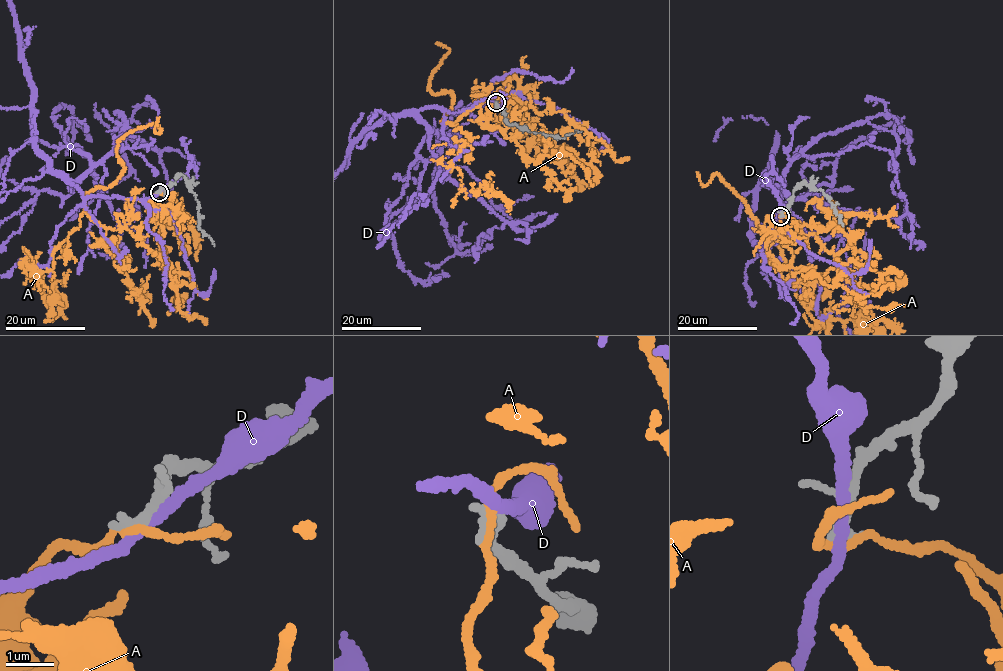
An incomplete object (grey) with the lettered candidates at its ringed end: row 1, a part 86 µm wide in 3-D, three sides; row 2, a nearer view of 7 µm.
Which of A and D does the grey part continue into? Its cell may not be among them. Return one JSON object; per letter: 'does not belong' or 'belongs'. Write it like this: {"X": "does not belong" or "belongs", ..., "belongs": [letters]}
{"A": "does not belong", "D": "does not belong", "belongs": []}

